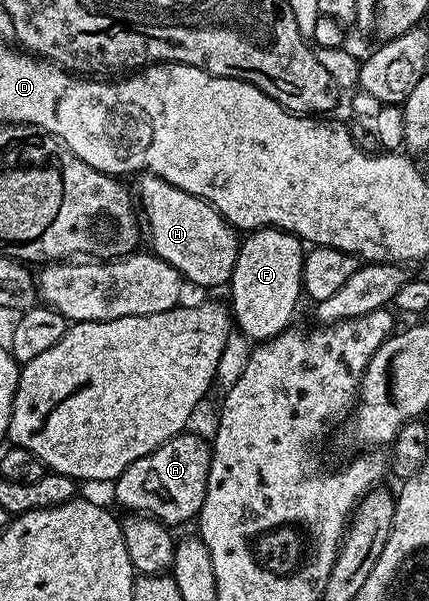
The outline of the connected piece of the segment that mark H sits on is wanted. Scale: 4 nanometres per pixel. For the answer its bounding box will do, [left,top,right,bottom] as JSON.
[138,174,240,288]

